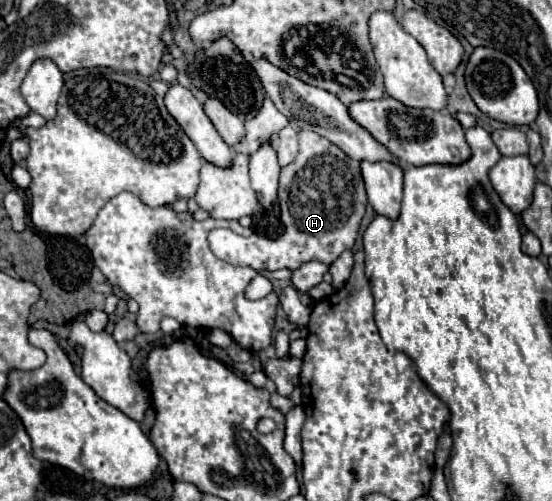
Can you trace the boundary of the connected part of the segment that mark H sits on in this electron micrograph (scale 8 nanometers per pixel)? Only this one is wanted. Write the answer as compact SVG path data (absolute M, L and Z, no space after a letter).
M303 130L299 132L299 154L295 162L281 170L277 202L283 208L283 220L287 226L283 236L277 240L269 240L259 234L245 238L227 228L217 228L209 234L211 252L229 264L249 266L255 270L295 270L309 260L331 264L343 250L353 248L367 208L359 162L349 158L327 138L311 130Z

